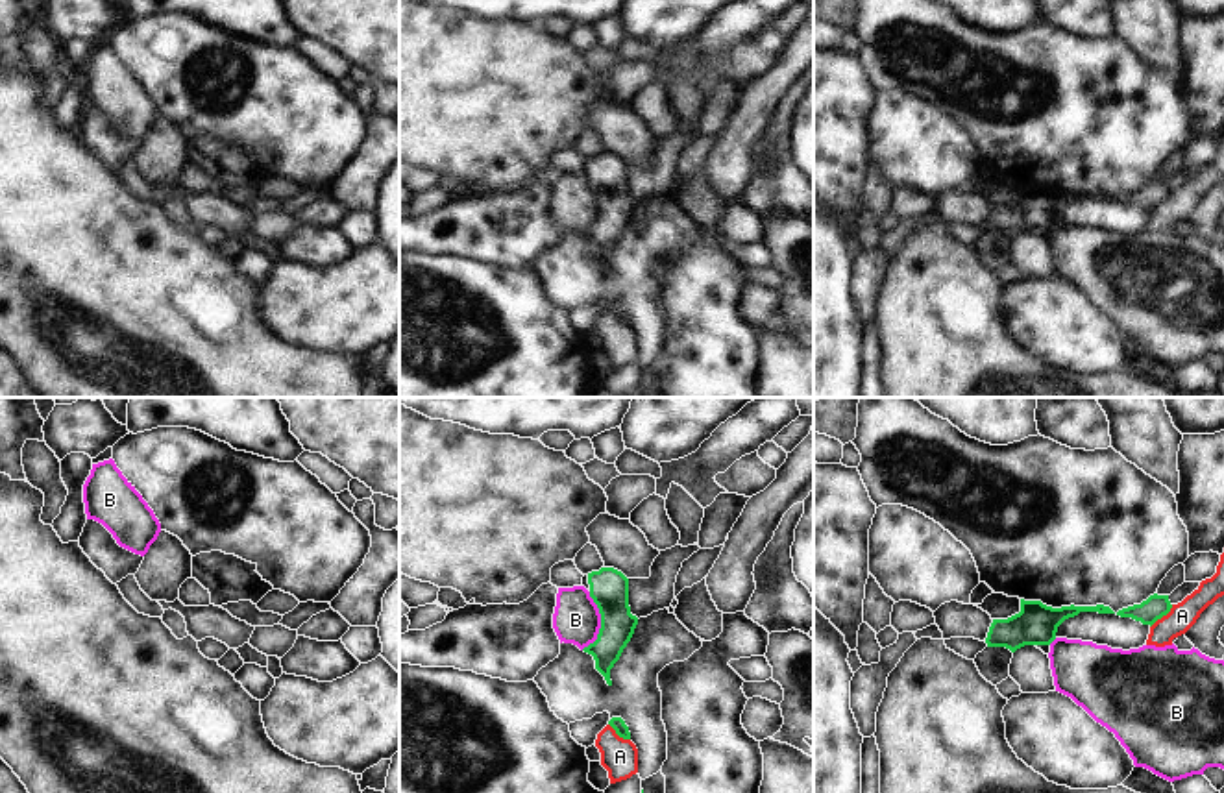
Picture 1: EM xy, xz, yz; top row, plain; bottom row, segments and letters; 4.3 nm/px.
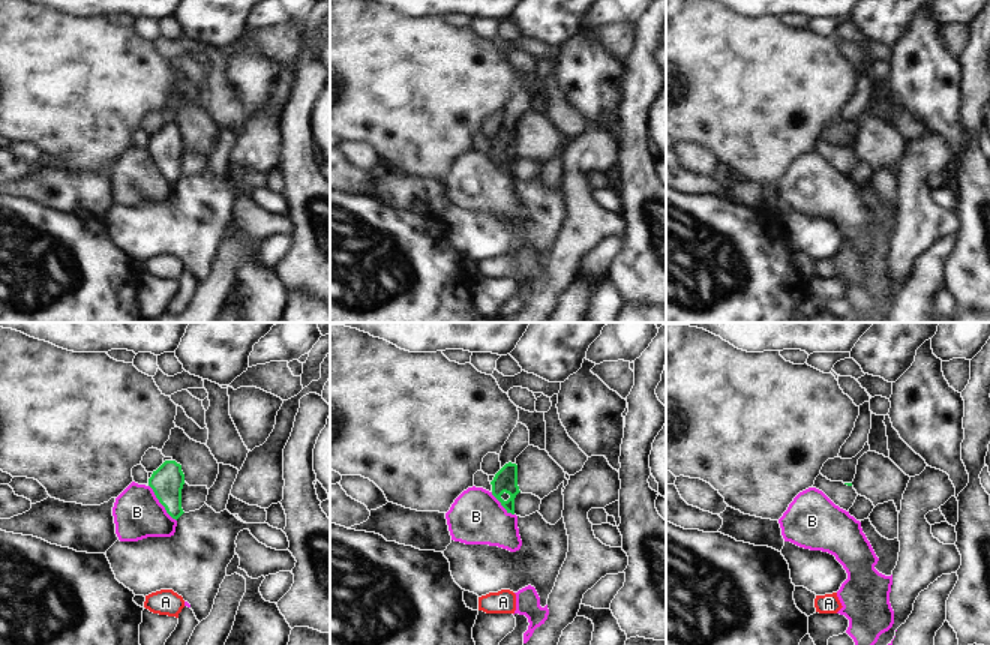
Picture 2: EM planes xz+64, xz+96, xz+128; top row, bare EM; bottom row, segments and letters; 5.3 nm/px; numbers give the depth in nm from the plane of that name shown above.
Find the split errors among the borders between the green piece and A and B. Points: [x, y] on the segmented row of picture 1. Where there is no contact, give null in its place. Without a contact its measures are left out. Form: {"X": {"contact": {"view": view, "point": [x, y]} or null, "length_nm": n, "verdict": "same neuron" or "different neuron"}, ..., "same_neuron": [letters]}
{"A": {"contact": {"view": "yz", "point": [1162, 616]}, "length_nm": 140, "verdict": "different neuron"}, "B": {"contact": {"view": "xz", "point": [601, 623]}, "length_nm": 260, "verdict": "different neuron"}, "same_neuron": []}

